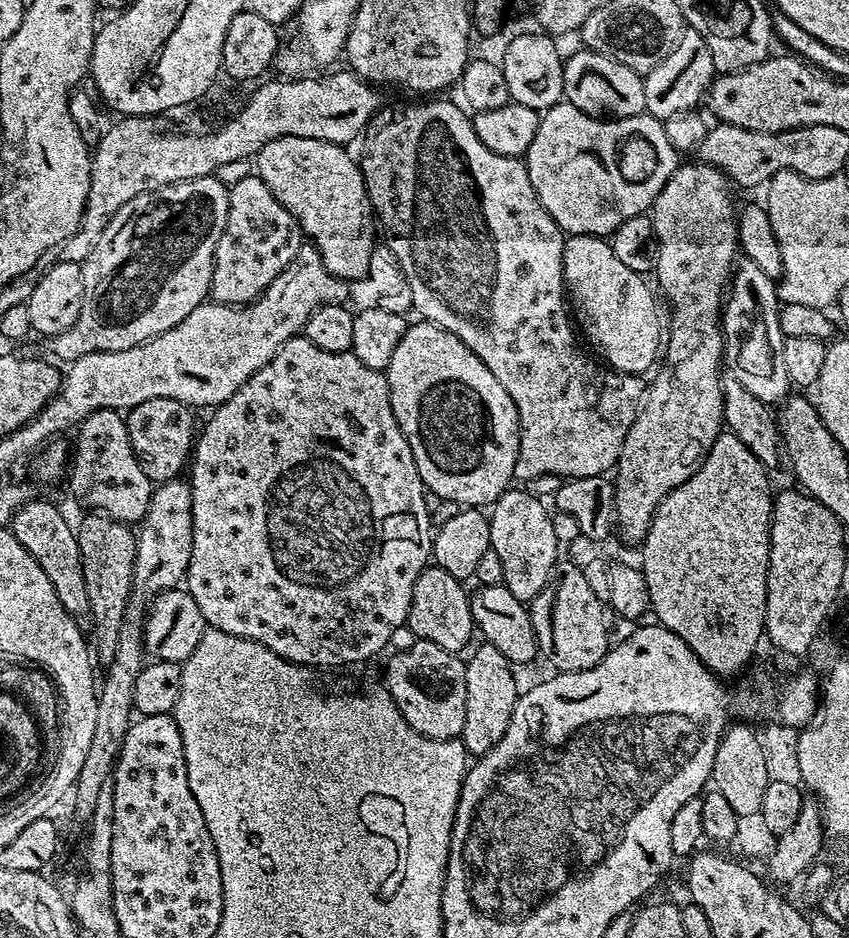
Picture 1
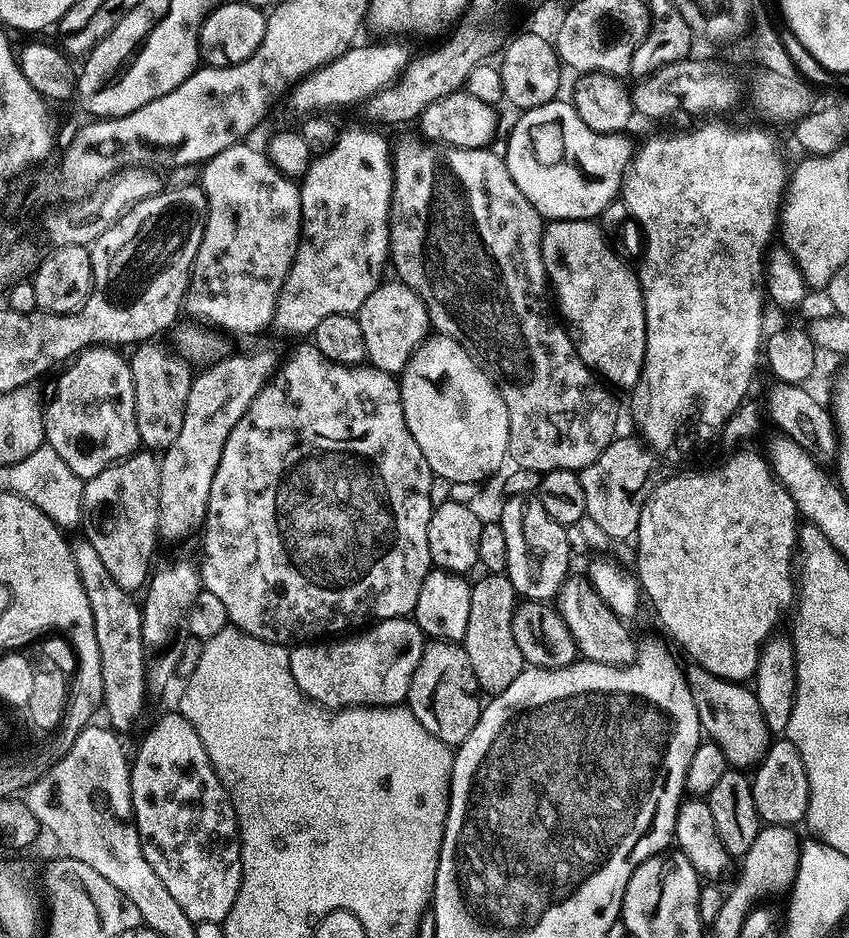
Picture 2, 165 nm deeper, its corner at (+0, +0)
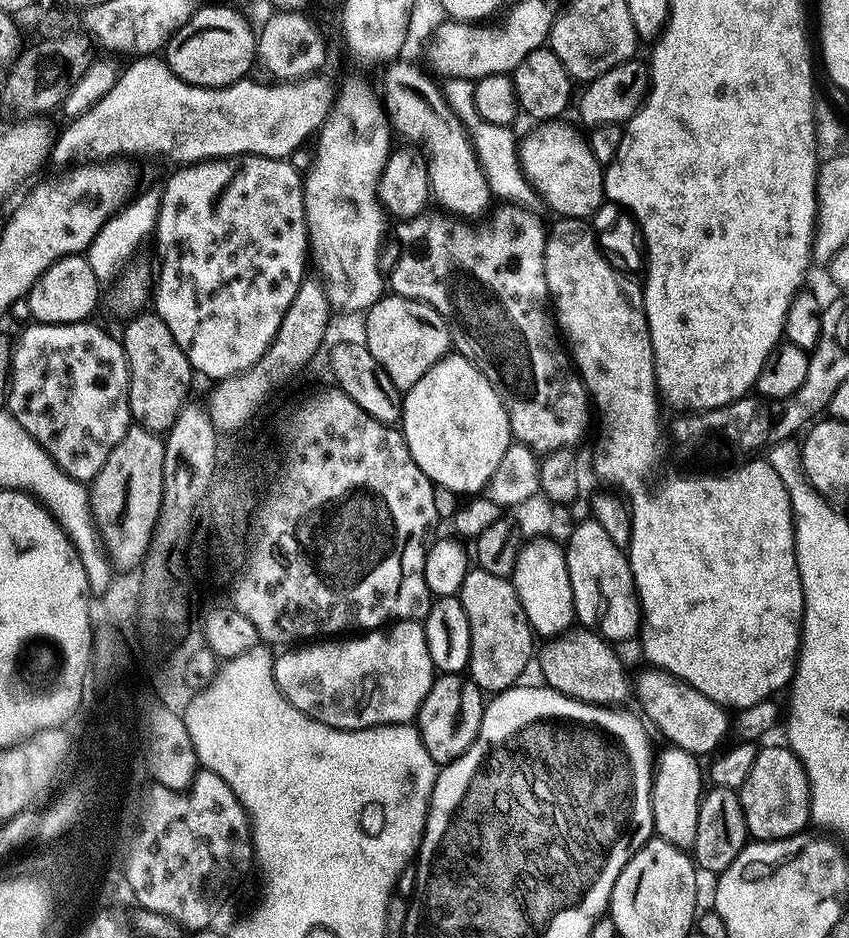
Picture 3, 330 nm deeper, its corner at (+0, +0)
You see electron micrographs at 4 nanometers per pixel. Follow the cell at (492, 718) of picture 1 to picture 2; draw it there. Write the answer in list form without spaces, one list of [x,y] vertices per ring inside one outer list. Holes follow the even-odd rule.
[[[484,574],[480,581],[472,584],[472,593],[470,594],[470,622],[466,622],[466,634],[462,641],[462,647],[470,658],[470,666],[474,670],[474,678],[480,684],[485,693],[495,694],[506,690],[514,678],[524,671],[526,661],[522,650],[518,650],[518,642],[514,642],[514,630],[512,629],[512,619],[516,613],[518,603],[518,593],[516,587],[508,581],[504,574]]]

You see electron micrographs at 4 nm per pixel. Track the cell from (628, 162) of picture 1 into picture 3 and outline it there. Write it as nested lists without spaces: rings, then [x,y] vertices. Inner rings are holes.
[[[544,122],[539,126],[536,126],[536,129],[529,134],[528,137],[521,139],[518,144],[518,153],[519,153],[519,171],[524,173],[525,178],[532,185],[532,189],[535,192],[535,195],[541,200],[544,199],[550,207],[556,211],[555,215],[560,218],[588,218],[591,217],[592,213],[599,212],[601,204],[605,203],[606,197],[604,194],[604,168],[602,164],[596,160],[594,152],[591,150],[589,141],[583,136],[580,137],[574,129],[571,128],[568,124],[560,124],[564,122]]]

